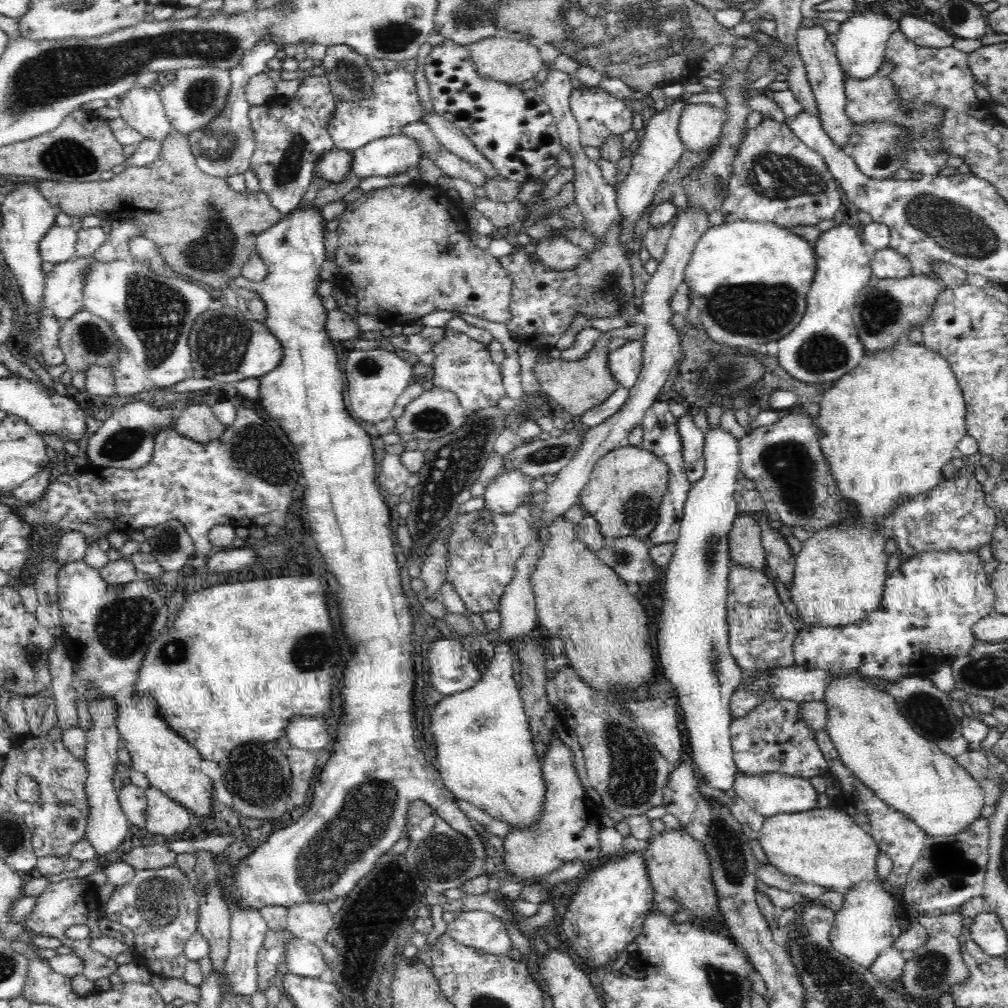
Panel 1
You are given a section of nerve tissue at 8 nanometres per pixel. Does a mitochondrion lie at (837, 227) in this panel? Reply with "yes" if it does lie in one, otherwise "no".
no

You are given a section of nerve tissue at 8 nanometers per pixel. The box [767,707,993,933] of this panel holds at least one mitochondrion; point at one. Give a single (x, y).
(949, 866)

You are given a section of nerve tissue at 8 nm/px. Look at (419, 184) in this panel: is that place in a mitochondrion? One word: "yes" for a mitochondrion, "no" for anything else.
no

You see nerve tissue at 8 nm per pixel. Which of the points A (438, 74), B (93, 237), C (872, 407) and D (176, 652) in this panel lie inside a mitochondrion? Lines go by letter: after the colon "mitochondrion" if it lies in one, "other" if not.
A: other
B: other
C: other
D: mitochondrion

